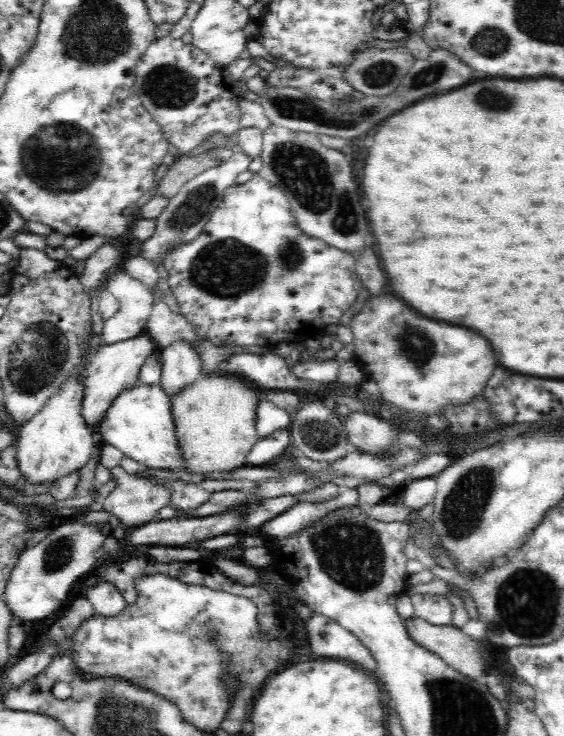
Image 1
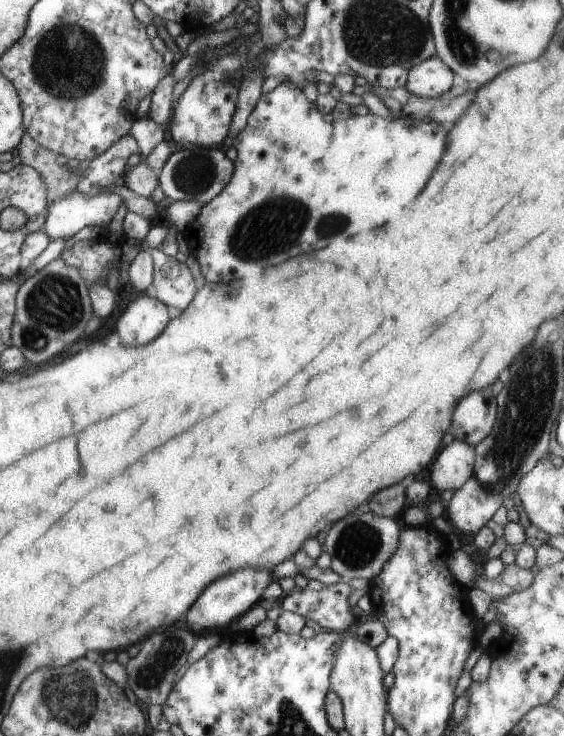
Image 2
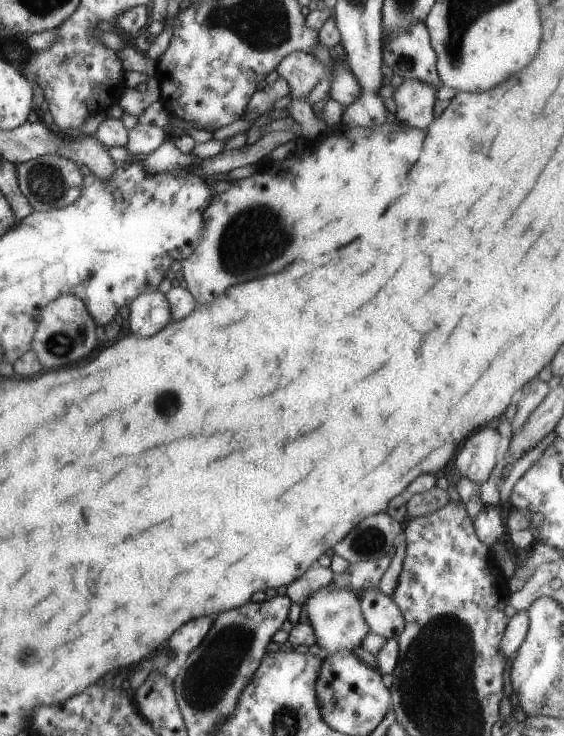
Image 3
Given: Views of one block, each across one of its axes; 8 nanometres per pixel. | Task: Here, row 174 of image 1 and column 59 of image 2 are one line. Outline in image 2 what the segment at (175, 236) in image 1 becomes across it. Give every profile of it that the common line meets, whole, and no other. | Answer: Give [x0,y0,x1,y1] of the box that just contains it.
[42,191,122,241]

